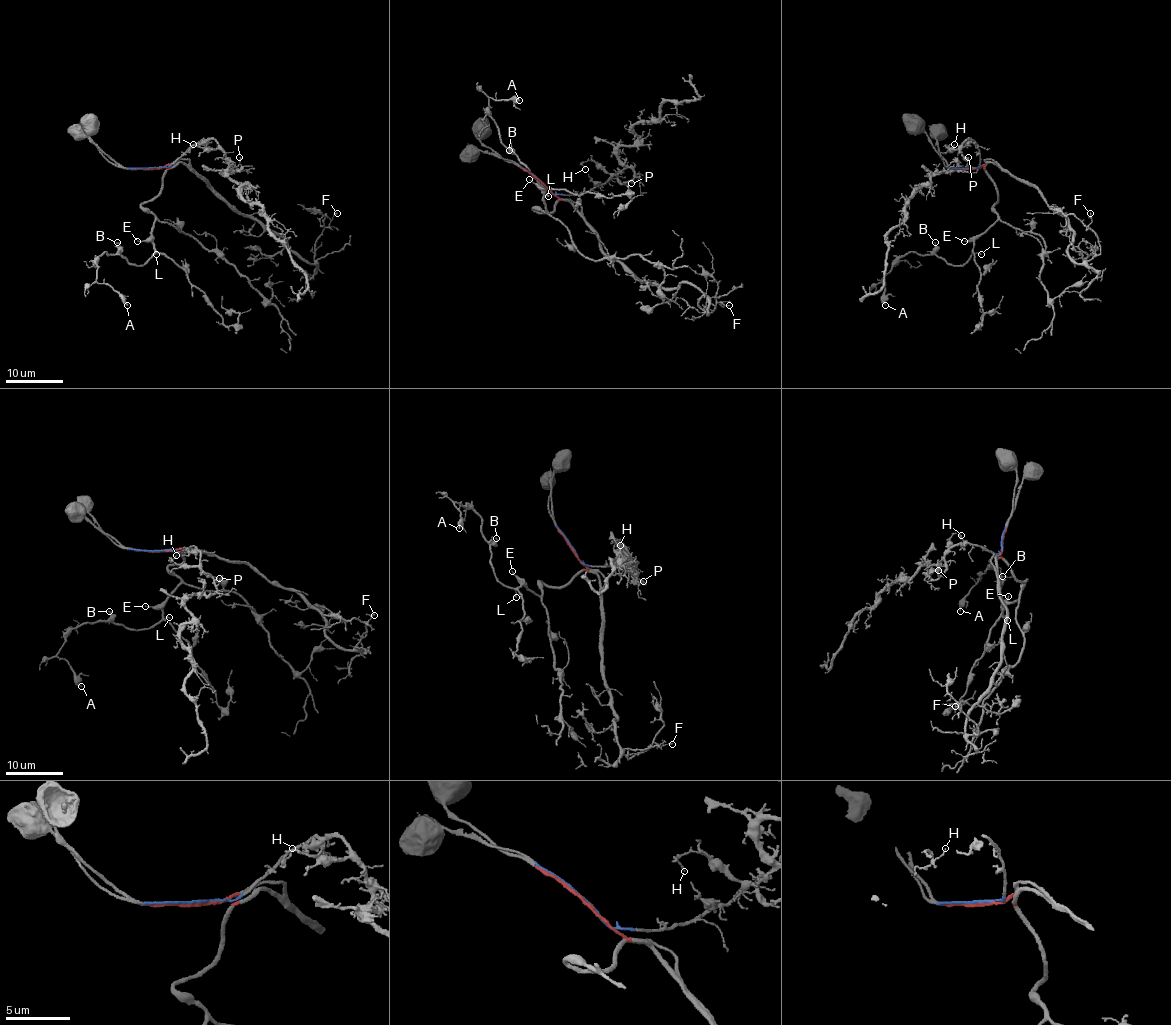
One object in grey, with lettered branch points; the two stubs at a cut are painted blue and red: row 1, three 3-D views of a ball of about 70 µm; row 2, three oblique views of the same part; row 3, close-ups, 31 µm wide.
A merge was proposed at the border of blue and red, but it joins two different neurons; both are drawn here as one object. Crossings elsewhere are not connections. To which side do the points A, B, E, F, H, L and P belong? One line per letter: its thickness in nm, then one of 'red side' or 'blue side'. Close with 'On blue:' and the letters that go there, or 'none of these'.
A: 280 nm thick; red side
B: 130 nm thick; red side
E: 130 nm thick; red side
F: 130 nm thick; red side
H: 50 nm thick; blue side
L: 160 nm thick; red side
P: 140 nm thick; blue side
On blue: H, P

